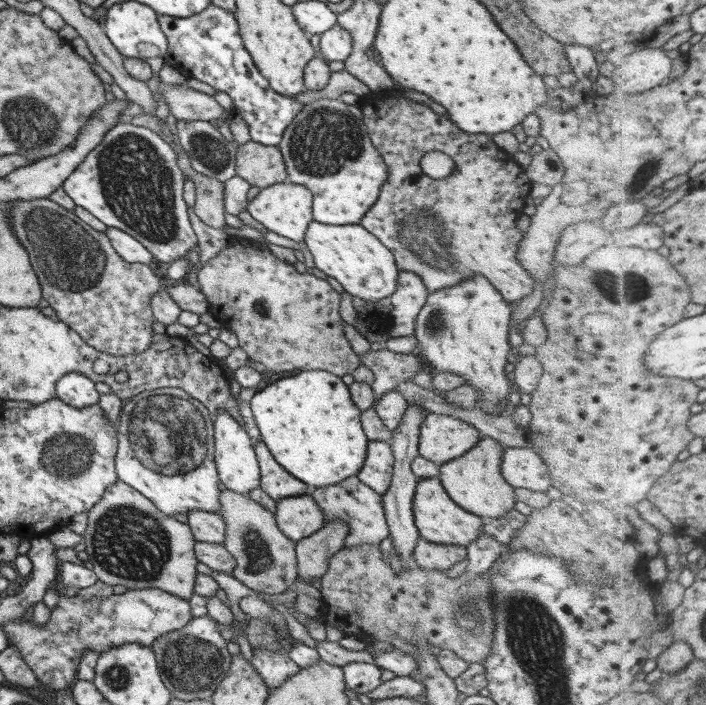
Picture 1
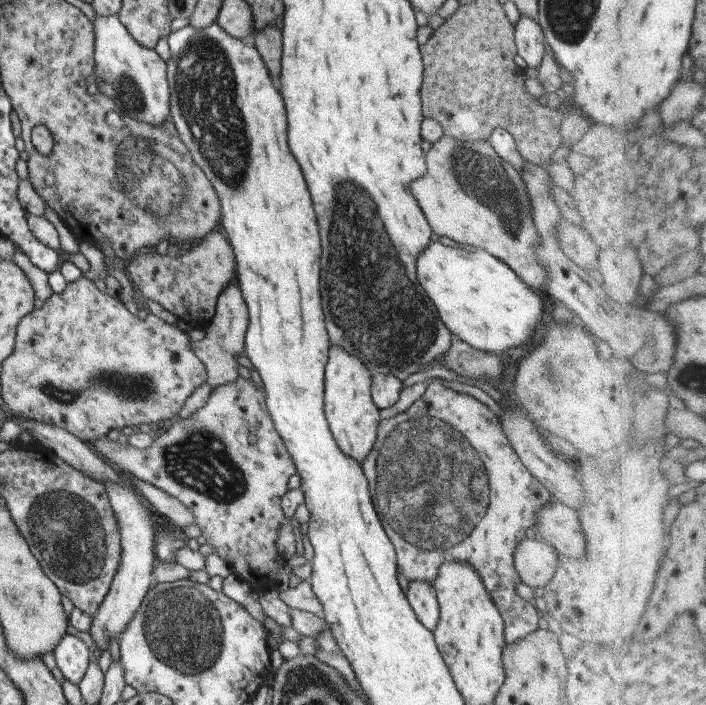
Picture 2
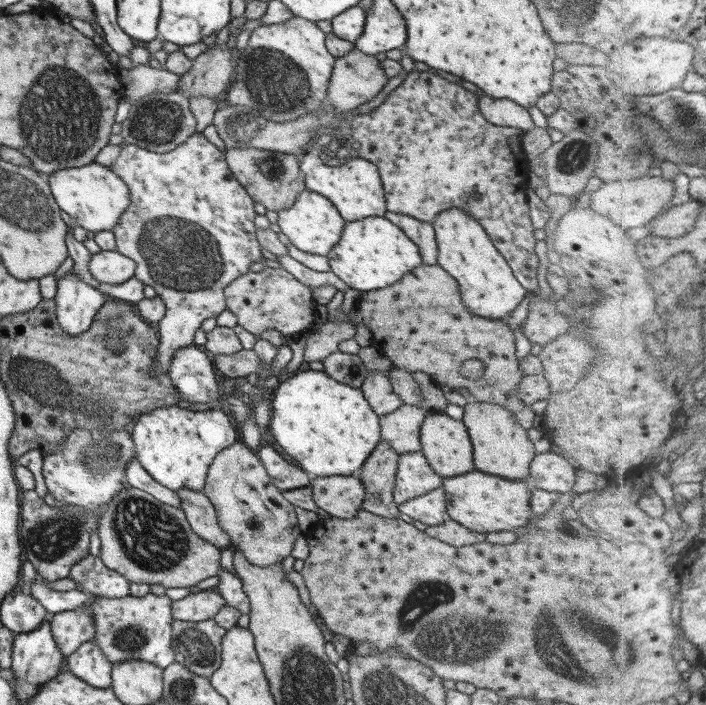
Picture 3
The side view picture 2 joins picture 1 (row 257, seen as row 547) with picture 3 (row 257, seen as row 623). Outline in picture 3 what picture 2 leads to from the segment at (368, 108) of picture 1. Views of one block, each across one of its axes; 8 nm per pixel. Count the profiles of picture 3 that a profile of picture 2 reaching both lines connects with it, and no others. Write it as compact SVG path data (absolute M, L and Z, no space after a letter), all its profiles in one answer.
M412 70L374 110L355 115L346 133L347 142L359 146L358 156L377 166L385 192L387 212L407 214L409 218L415 218L419 222L431 222L441 210L449 210L441 206L459 206L459 210L469 214L473 220L478 220L479 226L485 230L491 244L506 260L519 284L527 292L538 290L538 260L533 251L536 240L533 238L529 205L525 196L529 170L525 154L521 150L525 130L495 126L487 122L477 108L477 97L459 88L457 82L449 82L443 76L435 75L434 71Z

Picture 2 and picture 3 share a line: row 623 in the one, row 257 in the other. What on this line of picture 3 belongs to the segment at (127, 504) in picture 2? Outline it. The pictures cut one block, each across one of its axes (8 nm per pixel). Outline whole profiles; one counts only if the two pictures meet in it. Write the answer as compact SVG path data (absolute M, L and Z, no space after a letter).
M100 251L87 257L87 271L95 281L121 284L134 276L135 261L115 251Z

